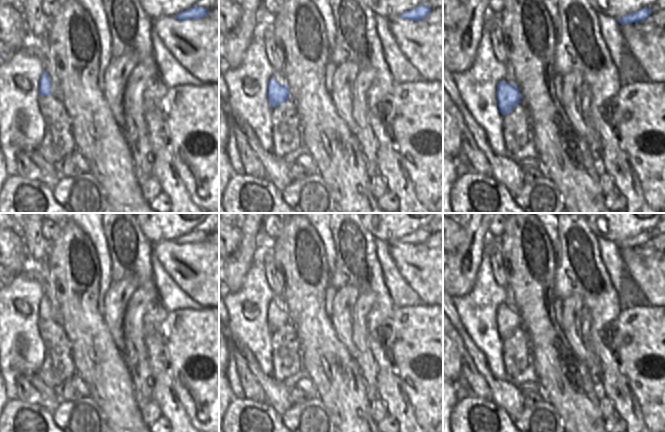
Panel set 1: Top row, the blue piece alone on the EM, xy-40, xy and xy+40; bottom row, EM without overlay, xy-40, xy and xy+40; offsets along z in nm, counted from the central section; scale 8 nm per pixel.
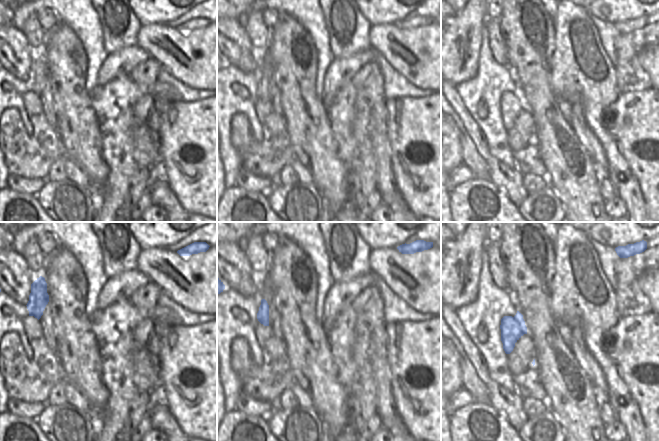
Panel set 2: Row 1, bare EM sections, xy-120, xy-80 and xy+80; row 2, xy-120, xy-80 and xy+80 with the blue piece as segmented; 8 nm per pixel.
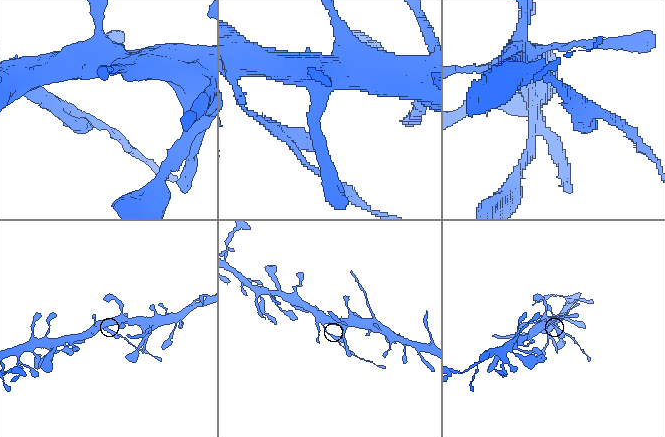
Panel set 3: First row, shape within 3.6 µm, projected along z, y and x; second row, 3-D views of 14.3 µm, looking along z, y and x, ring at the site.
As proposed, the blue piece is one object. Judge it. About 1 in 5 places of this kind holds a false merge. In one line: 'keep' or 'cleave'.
cleave

